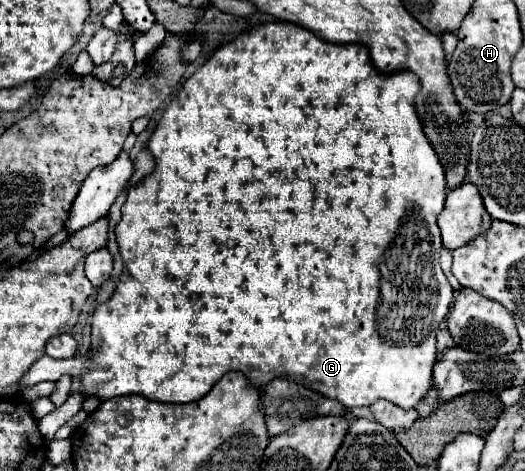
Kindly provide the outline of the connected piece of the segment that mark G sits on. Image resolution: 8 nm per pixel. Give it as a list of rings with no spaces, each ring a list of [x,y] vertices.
[[[271,21],[271,23],[259,23],[255,27],[251,27],[249,31],[241,33],[235,37],[235,41],[221,45],[217,51],[213,51],[213,55],[201,65],[197,67],[197,71],[183,83],[181,91],[177,93],[177,103],[179,107],[167,107],[165,115],[161,117],[161,121],[157,123],[157,129],[153,131],[147,149],[151,151],[153,159],[155,159],[155,169],[153,173],[149,173],[147,177],[143,177],[137,185],[133,185],[129,189],[127,201],[121,209],[121,221],[115,227],[115,235],[117,235],[117,243],[119,243],[119,251],[123,257],[123,273],[119,277],[117,289],[113,293],[113,297],[95,309],[93,313],[93,335],[91,335],[91,349],[93,349],[93,357],[73,357],[73,359],[65,359],[65,361],[57,361],[49,355],[43,355],[43,359],[35,361],[29,369],[29,373],[21,379],[23,387],[35,385],[39,381],[57,381],[61,375],[81,375],[83,385],[79,389],[77,395],[71,395],[69,401],[65,405],[61,405],[61,409],[55,409],[53,413],[45,415],[43,419],[39,419],[39,431],[43,435],[43,439],[49,443],[55,435],[55,431],[59,427],[63,427],[79,409],[81,409],[81,401],[83,395],[97,395],[101,399],[111,399],[111,397],[121,397],[121,395],[143,395],[151,401],[161,401],[161,403],[191,403],[201,399],[203,395],[207,395],[211,391],[211,387],[215,385],[215,381],[219,381],[227,371],[241,371],[247,375],[247,379],[251,383],[255,383],[257,387],[267,385],[271,379],[275,377],[284,377],[294,380],[302,385],[309,385],[311,389],[323,393],[329,399],[337,399],[339,403],[343,403],[347,409],[351,407],[363,407],[363,405],[371,405],[379,399],[391,401],[397,407],[403,409],[415,409],[425,397],[427,391],[433,387],[433,367],[435,367],[435,333],[439,329],[439,323],[445,319],[449,305],[453,301],[453,289],[447,281],[447,277],[443,275],[441,267],[439,267],[439,251],[441,251],[441,235],[439,235],[439,227],[437,227],[437,215],[443,211],[445,207],[445,197],[447,197],[447,181],[445,181],[445,171],[443,165],[439,163],[439,155],[435,153],[435,149],[431,147],[431,141],[427,139],[425,131],[423,131],[423,123],[419,119],[419,113],[415,111],[415,95],[419,95],[421,91],[421,83],[419,77],[411,71],[397,71],[397,73],[381,73],[375,65],[371,65],[371,57],[369,57],[369,49],[359,45],[359,43],[327,43],[323,39],[319,39],[313,31],[307,31],[305,27],[299,27],[295,23],[287,23],[287,21]]]

